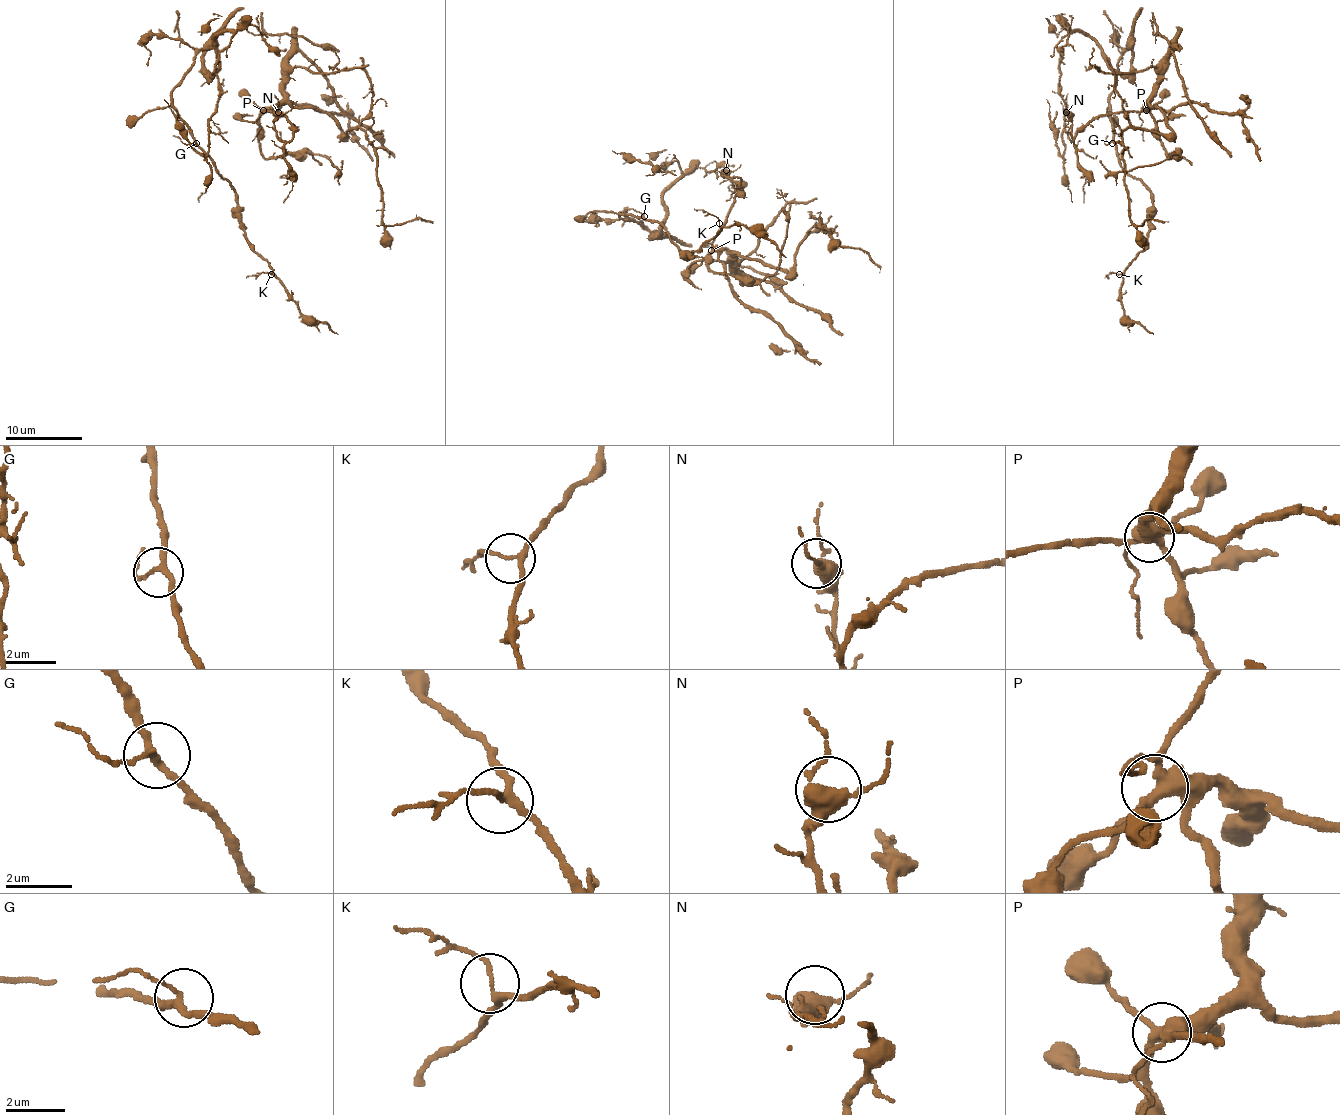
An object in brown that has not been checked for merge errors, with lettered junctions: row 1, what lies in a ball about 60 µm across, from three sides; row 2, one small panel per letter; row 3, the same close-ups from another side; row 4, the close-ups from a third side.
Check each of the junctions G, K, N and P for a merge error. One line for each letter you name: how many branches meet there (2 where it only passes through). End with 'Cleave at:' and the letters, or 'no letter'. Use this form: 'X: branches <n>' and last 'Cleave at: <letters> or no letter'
Cleave at: no letter

